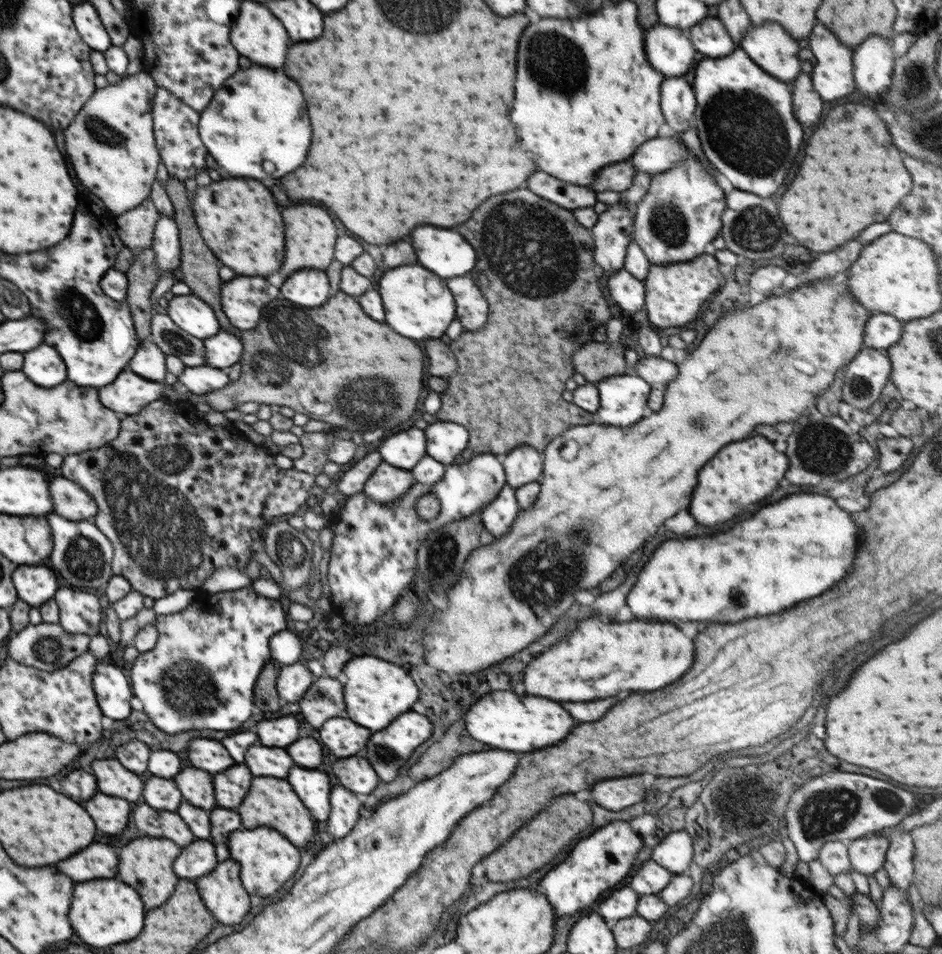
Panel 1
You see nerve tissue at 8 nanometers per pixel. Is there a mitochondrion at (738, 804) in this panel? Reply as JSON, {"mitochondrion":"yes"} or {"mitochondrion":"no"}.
{"mitochondrion":"yes"}

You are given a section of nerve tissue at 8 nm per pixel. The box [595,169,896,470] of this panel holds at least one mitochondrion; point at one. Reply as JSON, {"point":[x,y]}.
{"point":[752,229]}

